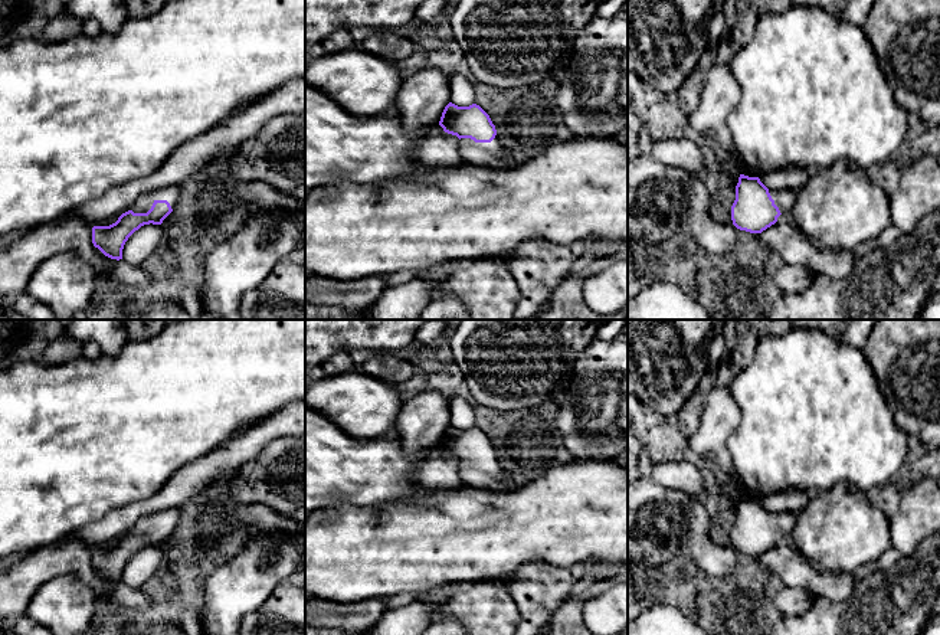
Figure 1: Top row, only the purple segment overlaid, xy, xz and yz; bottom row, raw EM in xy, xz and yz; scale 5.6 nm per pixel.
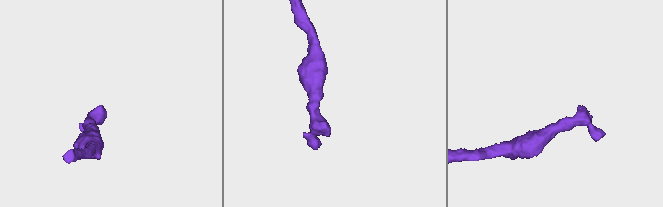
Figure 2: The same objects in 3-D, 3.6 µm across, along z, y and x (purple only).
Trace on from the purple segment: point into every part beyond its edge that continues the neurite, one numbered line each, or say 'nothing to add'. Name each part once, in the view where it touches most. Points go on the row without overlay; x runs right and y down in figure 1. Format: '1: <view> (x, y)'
1: xy (172, 516)

